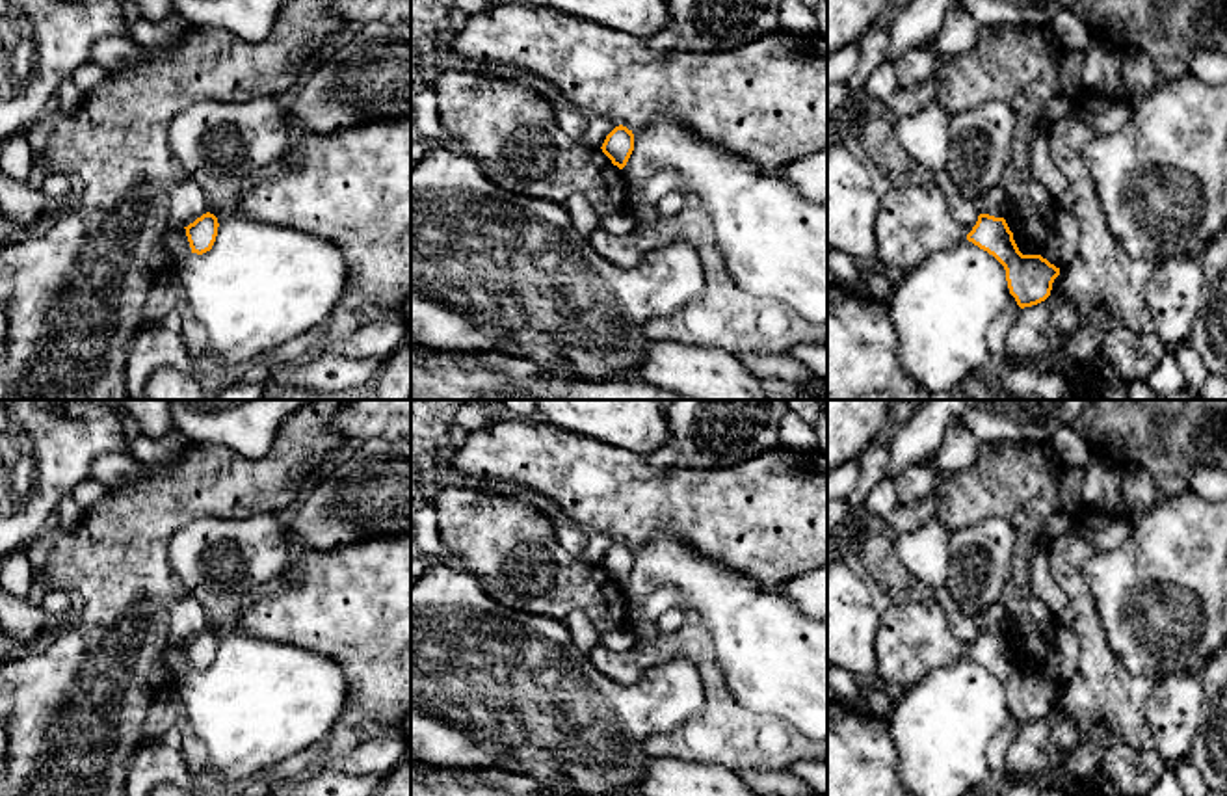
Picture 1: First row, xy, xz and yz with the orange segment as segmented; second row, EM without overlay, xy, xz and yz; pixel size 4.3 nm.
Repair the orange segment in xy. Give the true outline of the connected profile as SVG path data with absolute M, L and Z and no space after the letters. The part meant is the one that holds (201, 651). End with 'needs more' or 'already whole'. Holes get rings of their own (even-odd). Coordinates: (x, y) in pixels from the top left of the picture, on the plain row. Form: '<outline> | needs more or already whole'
M275 511L242 519L201 517L171 537L171 569L210 619L206 630L184 643L191 670L212 666L218 632L231 629L257 586L284 575L292 551L288 523Z | needs more

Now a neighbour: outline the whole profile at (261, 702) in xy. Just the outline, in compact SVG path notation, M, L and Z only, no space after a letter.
M232 629L219 630L218 640L212 666L188 671L177 684L188 720L206 750L204 770L193 777L182 750L160 746L156 751L138 751L126 779L126 796L149 796L162 781L186 779L206 790L231 792L325 738L340 722L348 707L348 684L333 658Z

